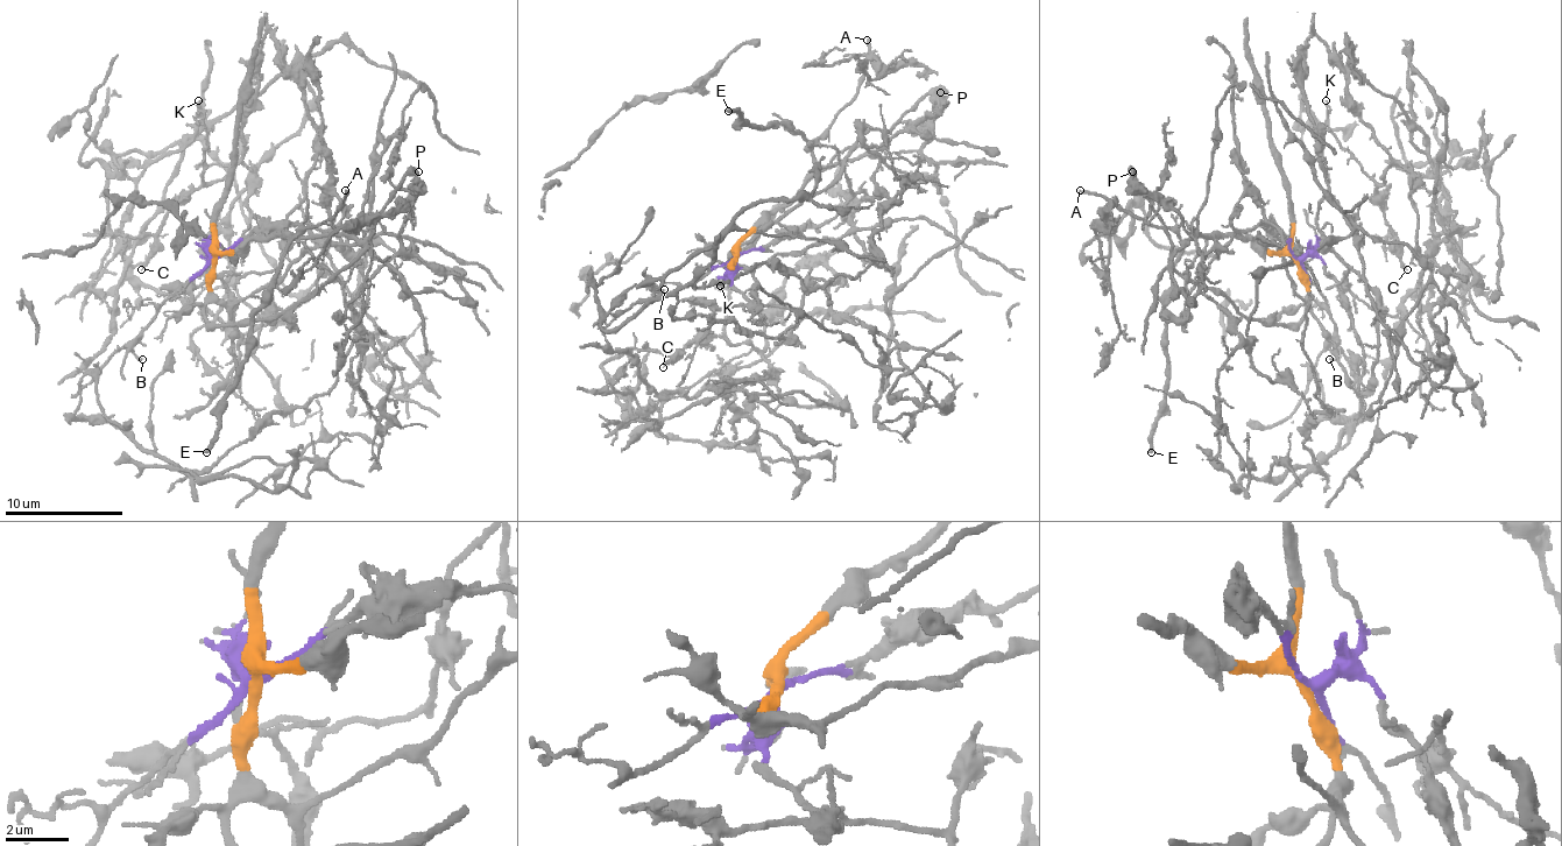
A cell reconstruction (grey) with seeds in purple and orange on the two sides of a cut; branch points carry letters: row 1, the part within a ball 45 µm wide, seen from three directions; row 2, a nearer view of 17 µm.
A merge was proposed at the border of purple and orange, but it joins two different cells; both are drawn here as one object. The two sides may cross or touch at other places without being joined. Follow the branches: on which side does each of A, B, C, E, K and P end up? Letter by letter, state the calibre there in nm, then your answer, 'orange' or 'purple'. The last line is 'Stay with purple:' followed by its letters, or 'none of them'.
A: 200 nm thick; orange
B: 120 nm thick; purple
C: 200 nm thick; purple
E: 260 nm thick; orange
K: 90 nm thick; purple
P: 480 nm thick; orange
Stay with purple: B, C, K

